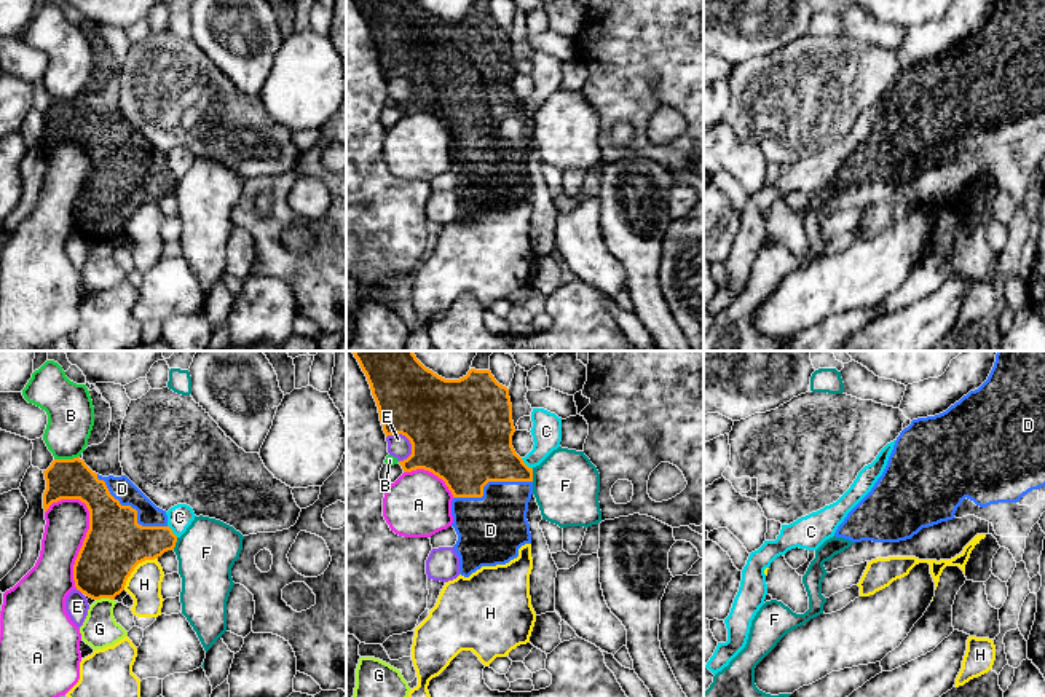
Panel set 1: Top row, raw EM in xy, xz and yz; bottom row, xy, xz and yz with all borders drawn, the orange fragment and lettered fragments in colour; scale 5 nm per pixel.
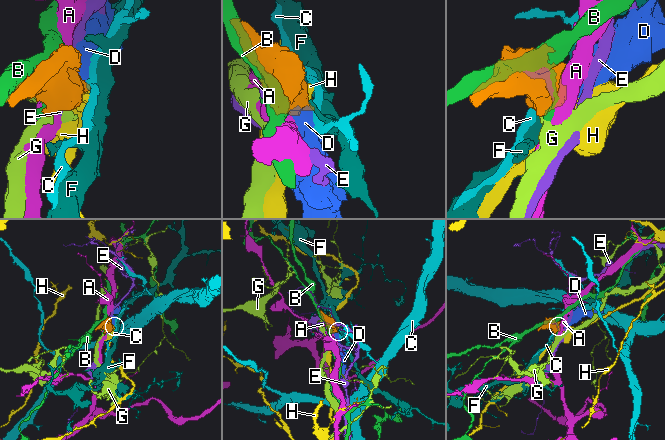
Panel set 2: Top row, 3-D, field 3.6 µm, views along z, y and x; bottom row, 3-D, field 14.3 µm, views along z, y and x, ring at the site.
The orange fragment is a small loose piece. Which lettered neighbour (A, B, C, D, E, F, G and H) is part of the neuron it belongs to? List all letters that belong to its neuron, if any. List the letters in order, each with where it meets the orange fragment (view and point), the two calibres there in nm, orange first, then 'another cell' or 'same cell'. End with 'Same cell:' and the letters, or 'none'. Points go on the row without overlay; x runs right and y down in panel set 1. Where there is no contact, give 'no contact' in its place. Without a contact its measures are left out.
A: xy (86, 177) | 300/220 nm | another cell
B: xy (66, 102) | 200/240 nm | another cell
C: xz (525, 107) | 340/150 nm | another cell
D: xy (131, 150) | 300/120 nm | same cell
E: xz (404, 77) | 460/120 nm | another cell
F: xy (174, 187) | 240/300 nm | another cell
G: xy (104, 240) | 300/180 nm | another cell
H: xy (134, 209) | 300/170 nm | another cell
Same cell: D

